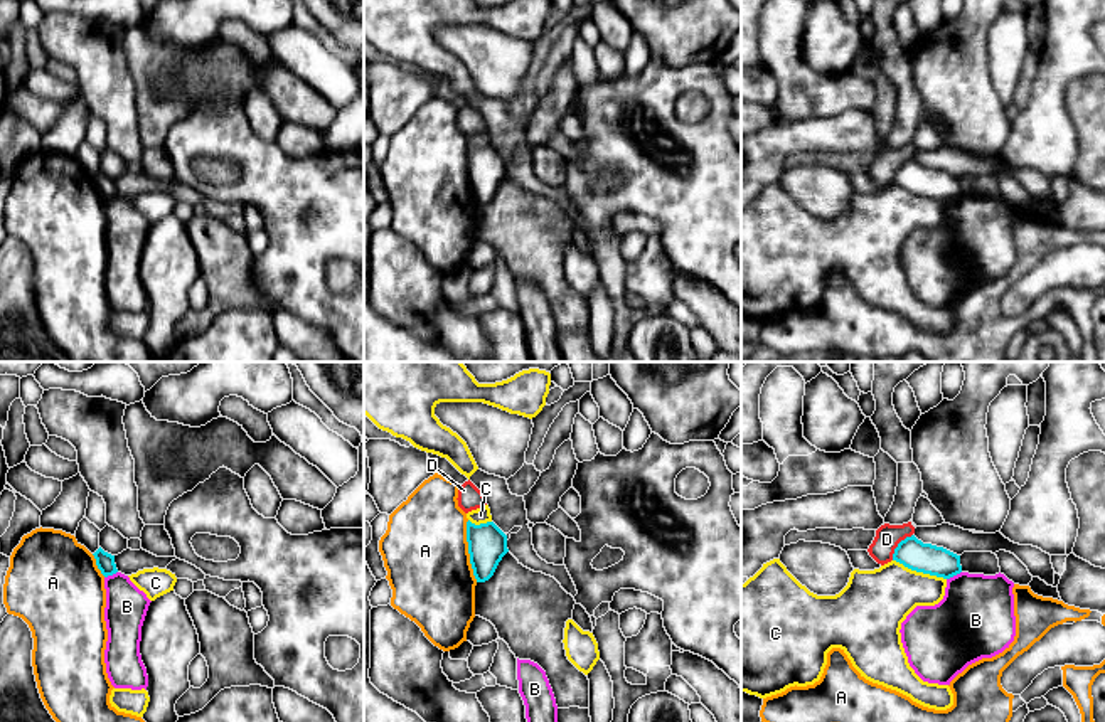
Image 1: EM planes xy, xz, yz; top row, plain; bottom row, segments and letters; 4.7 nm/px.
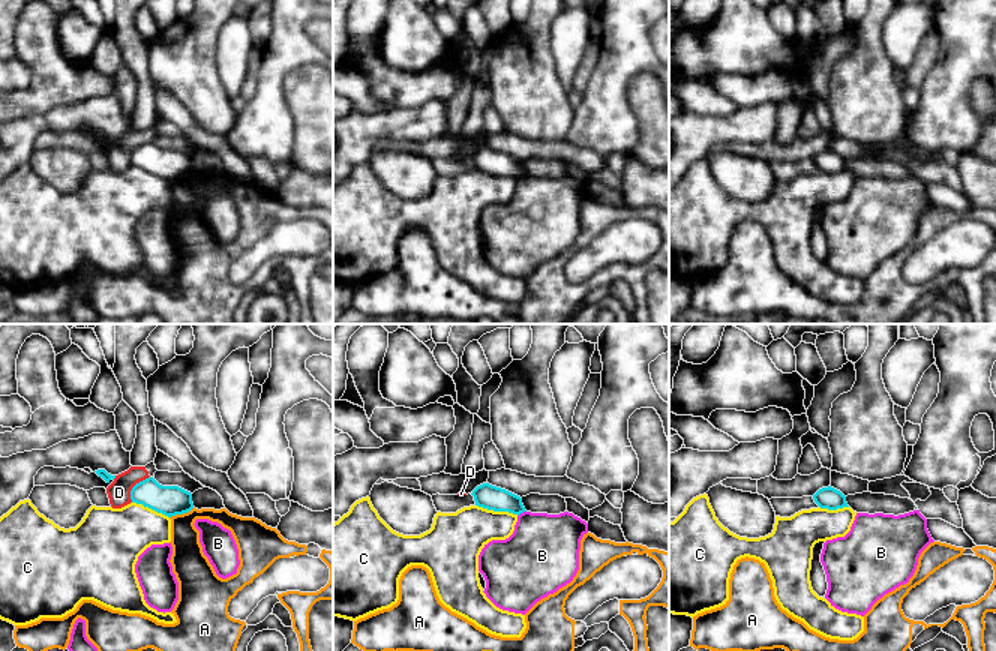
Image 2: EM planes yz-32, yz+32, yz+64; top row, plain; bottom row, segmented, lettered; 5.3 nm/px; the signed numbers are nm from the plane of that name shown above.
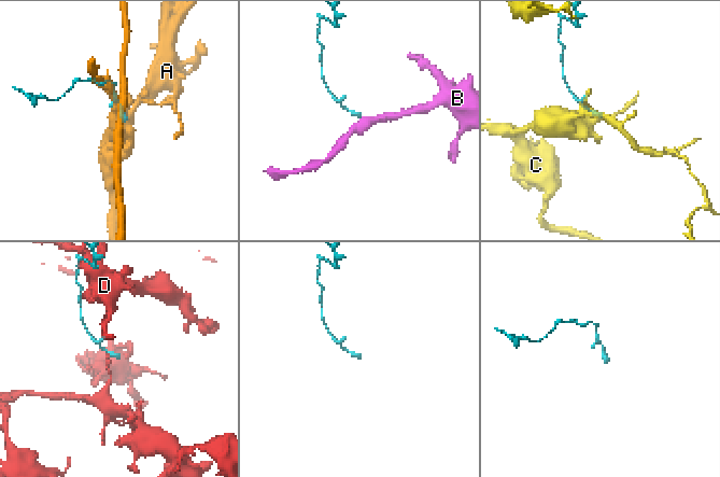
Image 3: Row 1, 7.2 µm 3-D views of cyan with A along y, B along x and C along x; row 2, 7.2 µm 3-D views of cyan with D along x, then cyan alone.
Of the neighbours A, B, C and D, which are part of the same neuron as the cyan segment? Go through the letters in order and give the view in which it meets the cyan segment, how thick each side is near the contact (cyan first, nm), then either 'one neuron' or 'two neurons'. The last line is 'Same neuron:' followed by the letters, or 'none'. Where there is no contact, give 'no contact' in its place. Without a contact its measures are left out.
A: meets cyan in xz; 190 nm thick on the cyan side, 420 nm on the other; two neurons
B: meets cyan in yz; 140 nm thick on the cyan side, 380 nm on the other; two neurons
C: meets cyan in yz; 140 nm thick on the cyan side, 300 nm on the other; two neurons
D: meets cyan in yz; 140 nm thick on the cyan side, 120 nm on the other; two neurons
Same neuron: none

